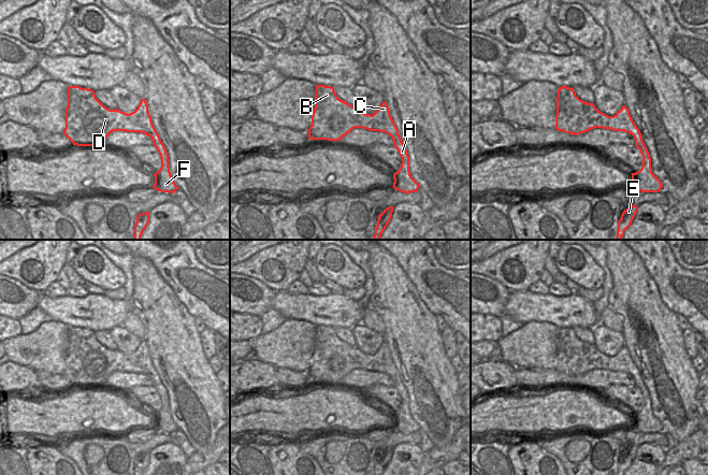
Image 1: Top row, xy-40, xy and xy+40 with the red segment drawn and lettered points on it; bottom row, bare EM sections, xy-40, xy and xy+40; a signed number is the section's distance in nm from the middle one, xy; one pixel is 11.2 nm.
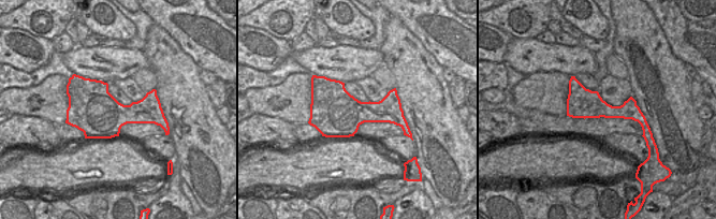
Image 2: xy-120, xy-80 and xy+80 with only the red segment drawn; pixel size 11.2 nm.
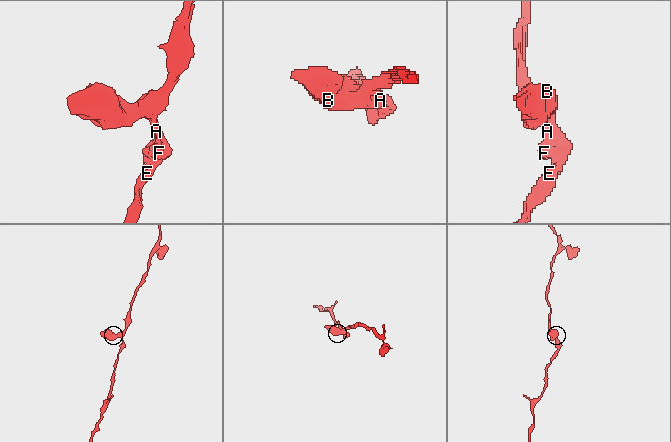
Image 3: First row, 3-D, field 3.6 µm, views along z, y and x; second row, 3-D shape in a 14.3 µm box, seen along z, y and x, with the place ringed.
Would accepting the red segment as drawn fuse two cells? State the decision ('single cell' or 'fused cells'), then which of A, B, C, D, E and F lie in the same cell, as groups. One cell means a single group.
single cell | A B C D E F

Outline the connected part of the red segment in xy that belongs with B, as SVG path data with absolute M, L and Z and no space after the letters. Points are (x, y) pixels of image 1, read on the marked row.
M316 85L315 109L307 131L308 139L339 141L355 128L385 132L392 138L393 145L402 158L399 171L393 173L392 187L404 193L418 192L420 186L410 175L409 156L388 104L384 101L373 115L365 114L359 107L338 99L333 87Z

